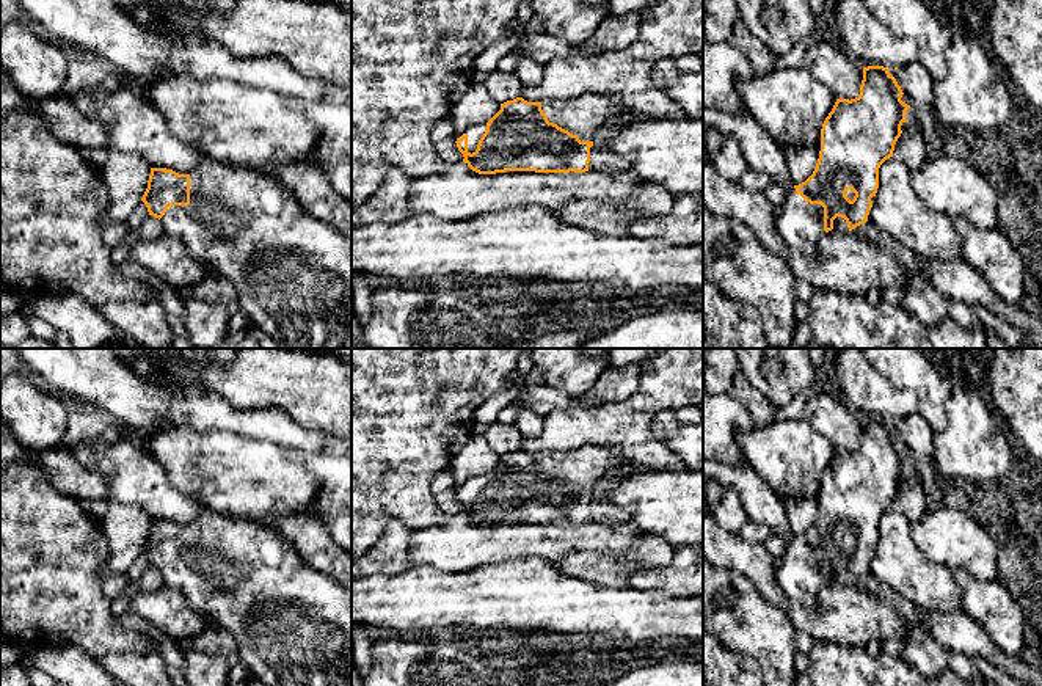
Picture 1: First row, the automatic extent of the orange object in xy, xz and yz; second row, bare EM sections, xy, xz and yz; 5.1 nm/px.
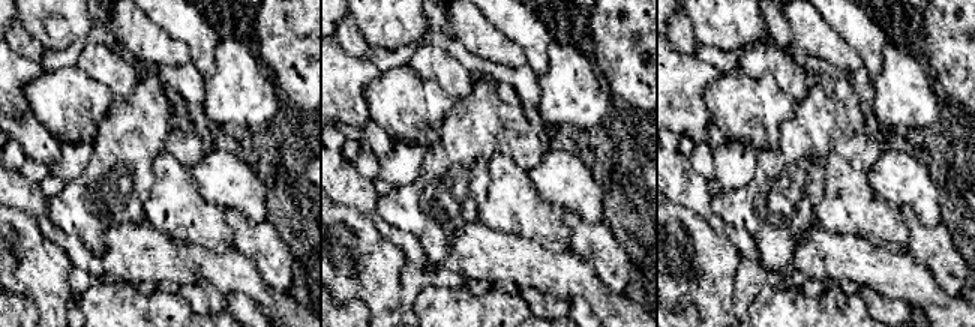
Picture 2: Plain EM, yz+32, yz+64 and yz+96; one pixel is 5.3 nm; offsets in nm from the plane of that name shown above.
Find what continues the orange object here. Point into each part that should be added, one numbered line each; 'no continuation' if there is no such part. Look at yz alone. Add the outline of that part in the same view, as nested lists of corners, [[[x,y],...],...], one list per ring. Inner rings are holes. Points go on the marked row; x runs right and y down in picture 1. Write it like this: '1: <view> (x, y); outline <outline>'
1: yz (801, 223); outline [[[792,185],[791,192],[785,196],[777,213],[777,229],[783,239],[803,253],[813,254],[818,242],[830,232],[847,232],[844,218],[833,220],[833,229],[824,231],[824,207],[821,204],[810,204],[796,193]]]

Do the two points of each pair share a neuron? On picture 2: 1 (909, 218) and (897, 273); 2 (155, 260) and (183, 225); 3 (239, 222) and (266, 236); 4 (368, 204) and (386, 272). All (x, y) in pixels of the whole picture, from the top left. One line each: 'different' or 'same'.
1: different
2: different
3: same
4: different

